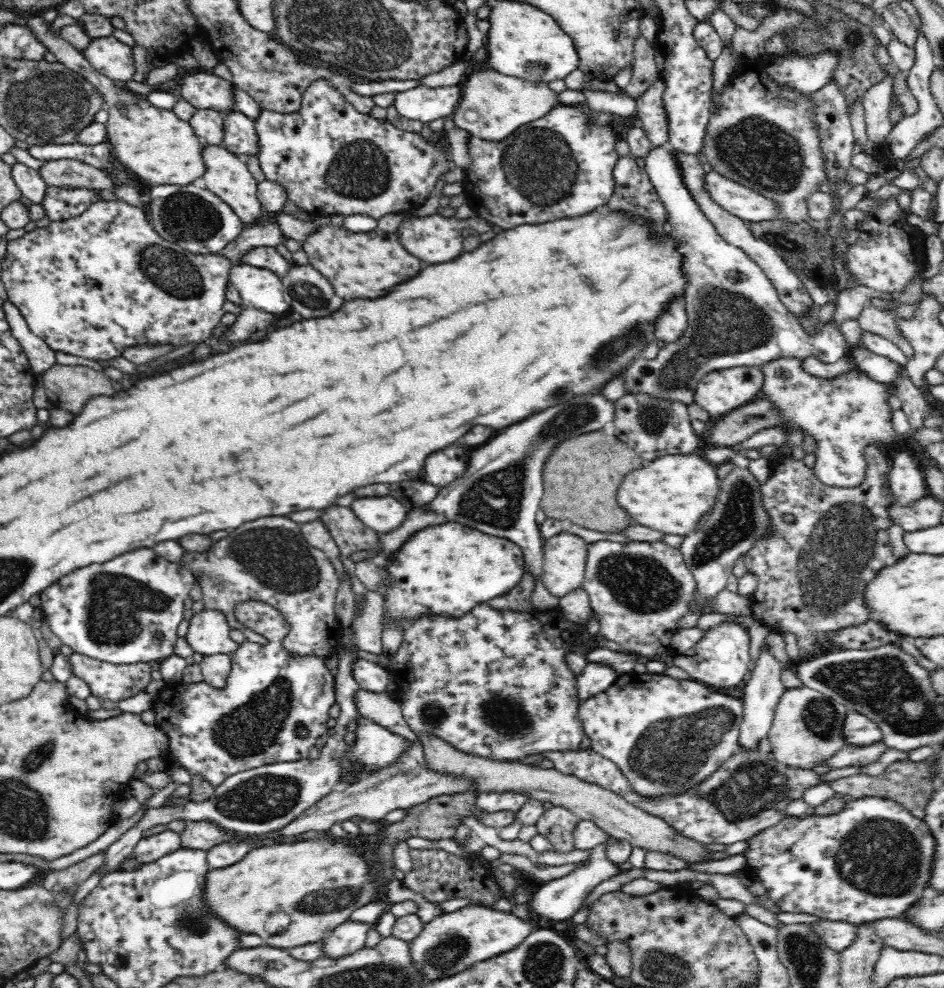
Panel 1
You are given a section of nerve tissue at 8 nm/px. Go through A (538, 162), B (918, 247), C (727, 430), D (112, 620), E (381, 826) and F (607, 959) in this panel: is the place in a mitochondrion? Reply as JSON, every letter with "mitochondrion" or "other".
{"A":"mitochondrion","B":"other","C":"other","D":"mitochondrion","E":"other","F":"other"}

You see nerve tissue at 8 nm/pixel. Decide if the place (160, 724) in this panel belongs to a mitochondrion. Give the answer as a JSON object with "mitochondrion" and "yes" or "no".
{"mitochondrion":"no"}

